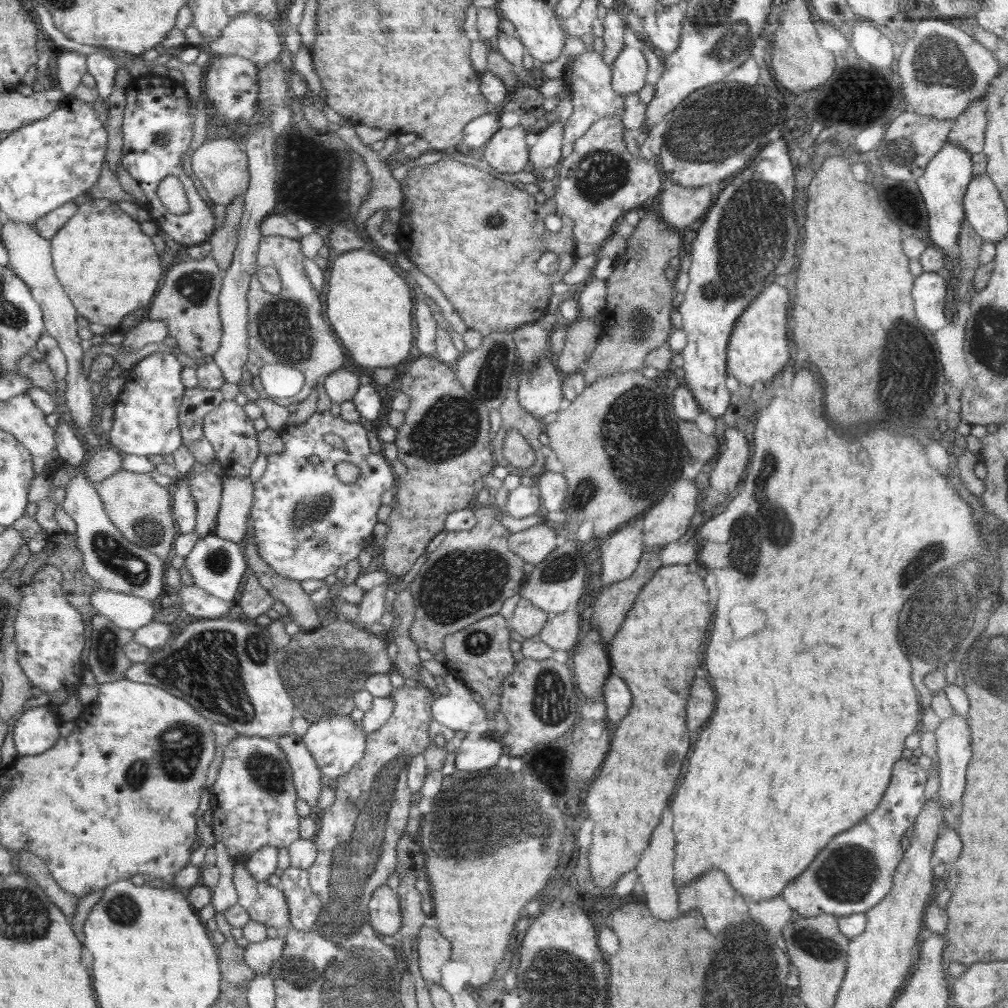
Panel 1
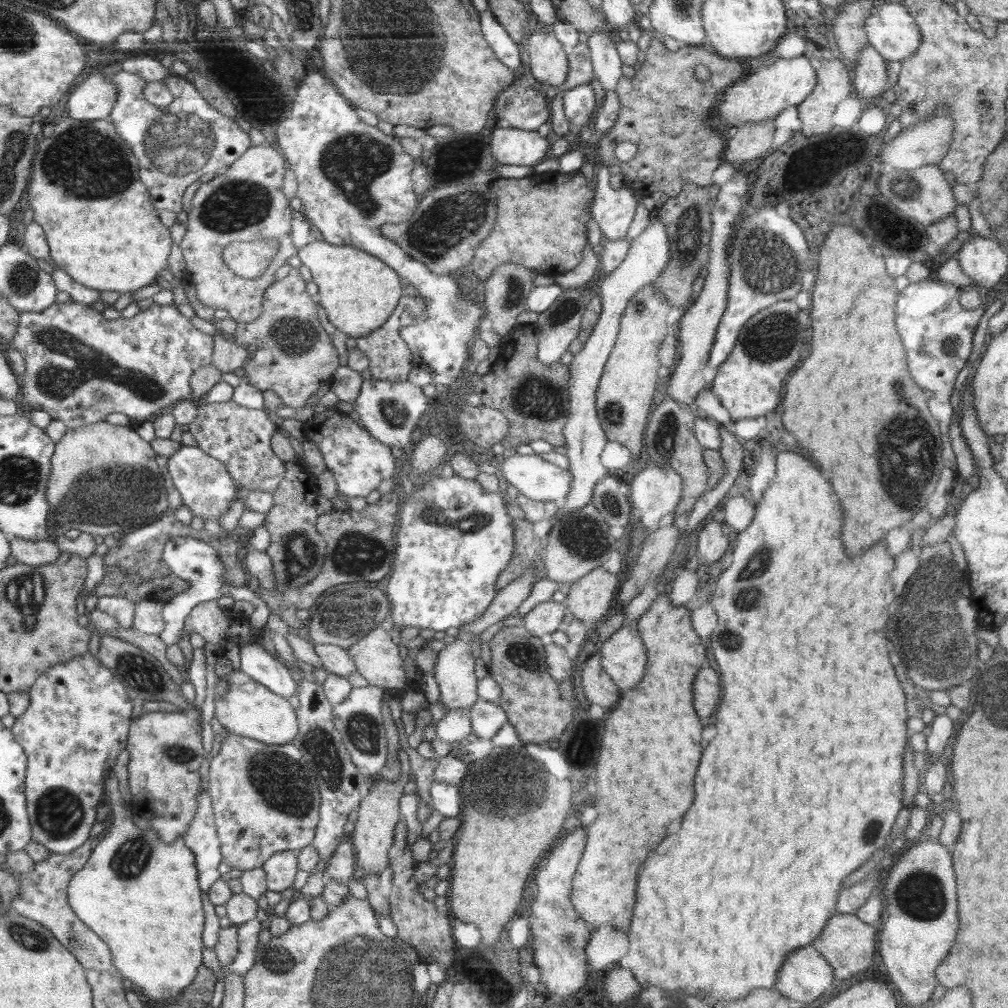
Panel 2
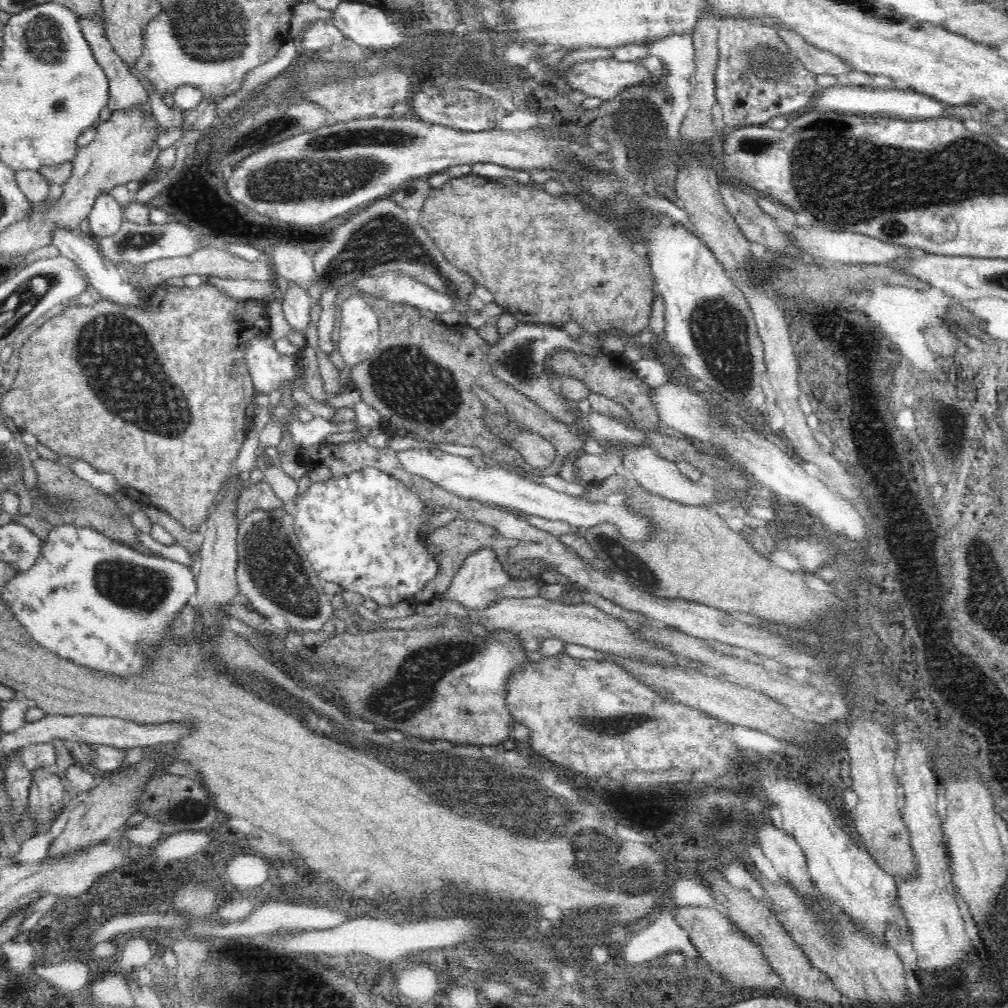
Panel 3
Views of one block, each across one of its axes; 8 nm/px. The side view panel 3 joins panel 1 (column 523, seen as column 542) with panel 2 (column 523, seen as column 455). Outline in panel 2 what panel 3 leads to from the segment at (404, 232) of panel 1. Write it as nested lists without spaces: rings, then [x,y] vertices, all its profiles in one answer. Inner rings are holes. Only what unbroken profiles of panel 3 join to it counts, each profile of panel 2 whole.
[[[534,172],[526,178],[500,178],[490,183],[490,189],[498,194],[494,227],[479,243],[468,265],[480,280],[488,279],[499,264],[506,262],[521,264],[545,276],[561,278],[580,263],[587,245],[586,223],[591,218],[588,205],[593,203],[595,195],[582,172]]]

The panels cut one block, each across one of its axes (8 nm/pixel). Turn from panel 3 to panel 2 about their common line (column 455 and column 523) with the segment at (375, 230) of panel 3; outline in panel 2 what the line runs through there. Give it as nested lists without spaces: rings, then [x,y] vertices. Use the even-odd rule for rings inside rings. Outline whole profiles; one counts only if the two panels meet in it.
[[[502,263],[496,270],[483,281],[486,292],[483,305],[487,309],[486,324],[498,335],[508,335],[509,331],[517,324],[518,315],[525,310],[526,298],[535,286],[537,272],[529,270],[518,263]]]

